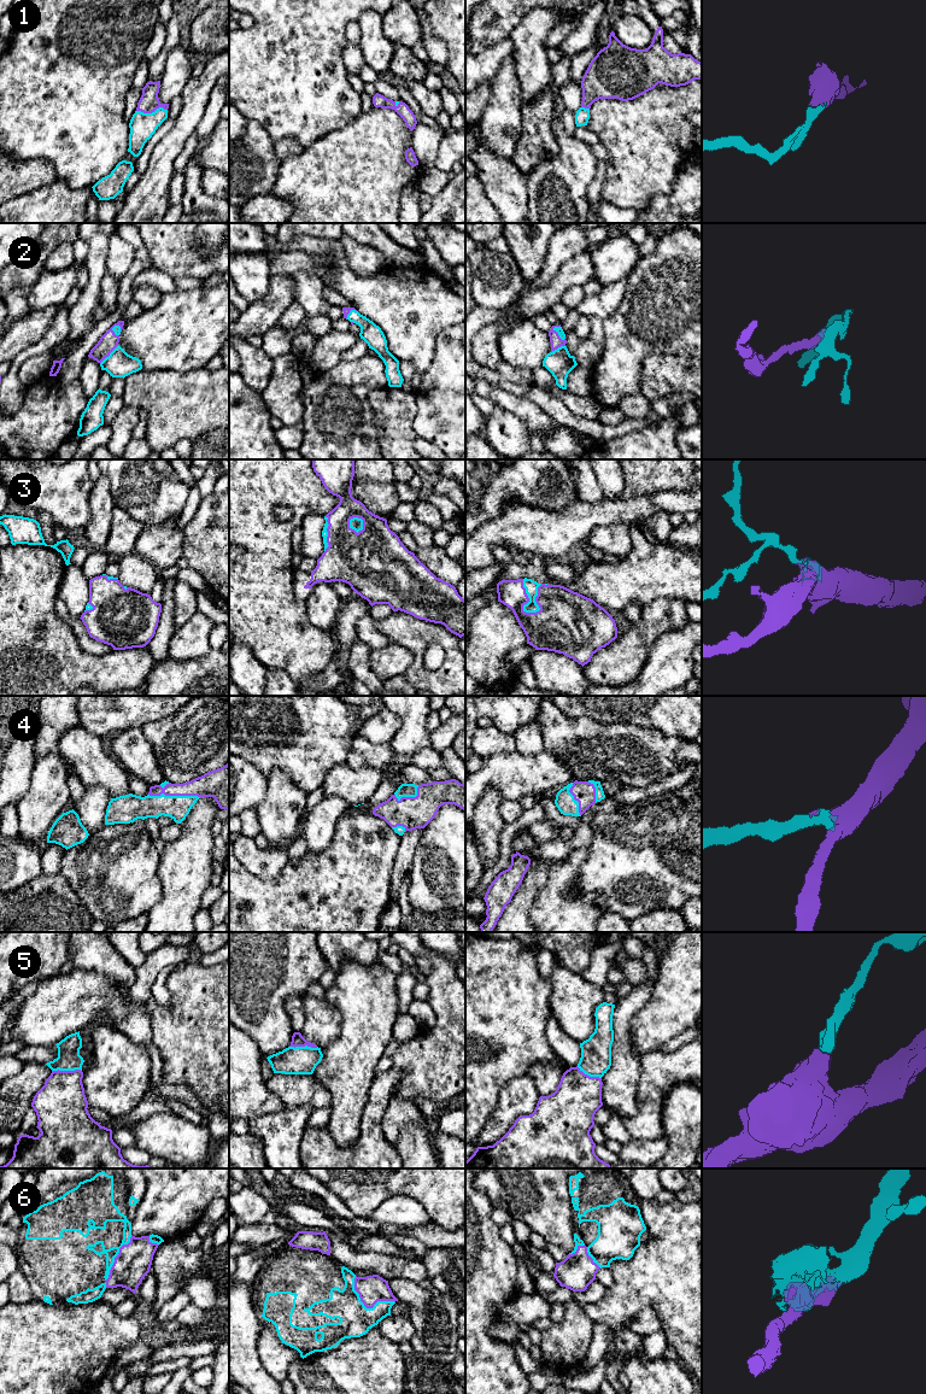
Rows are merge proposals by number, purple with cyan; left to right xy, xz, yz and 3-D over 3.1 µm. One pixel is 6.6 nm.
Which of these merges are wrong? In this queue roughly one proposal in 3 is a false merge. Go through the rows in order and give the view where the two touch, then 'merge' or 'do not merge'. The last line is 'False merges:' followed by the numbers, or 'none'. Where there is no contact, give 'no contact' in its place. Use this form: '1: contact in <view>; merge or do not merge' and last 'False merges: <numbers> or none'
1: contact in xy; merge
2: contact in yz; merge
3: contact in yz; merge
4: contact in xy; merge
5: contact in xy; do not merge
6: contact in xz; merge
False merges: 5

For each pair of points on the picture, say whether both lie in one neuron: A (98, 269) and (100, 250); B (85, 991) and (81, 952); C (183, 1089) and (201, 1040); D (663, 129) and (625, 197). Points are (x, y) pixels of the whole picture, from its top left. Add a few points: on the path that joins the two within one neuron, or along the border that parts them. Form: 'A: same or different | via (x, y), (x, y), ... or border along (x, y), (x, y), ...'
A: same | via (98, 264), (98, 255)
B: different | border along (72, 967), (89, 970), (109, 979)
C: different | border along (164, 1082), (186, 1083), (203, 1105)
D: same | via (646, 146), (644, 160), (631, 180)

